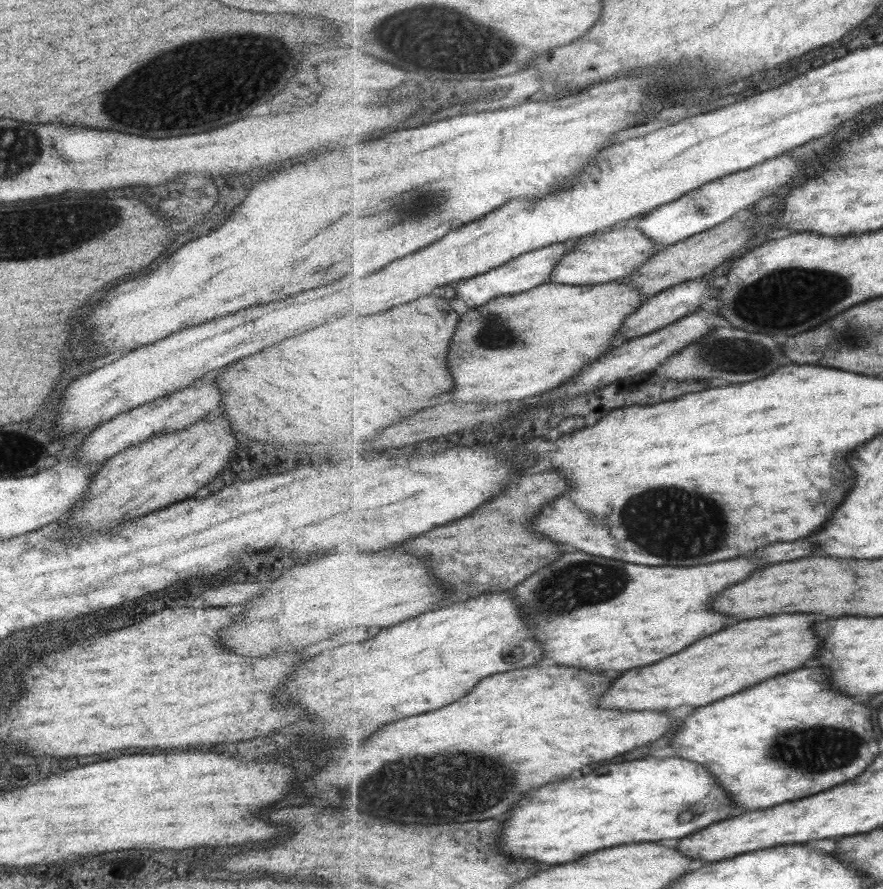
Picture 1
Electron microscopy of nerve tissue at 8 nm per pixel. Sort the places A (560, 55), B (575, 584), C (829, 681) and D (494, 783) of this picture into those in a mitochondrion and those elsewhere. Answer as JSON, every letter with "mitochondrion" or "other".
{"A":"other","B":"mitochondrion","C":"other","D":"mitochondrion"}

